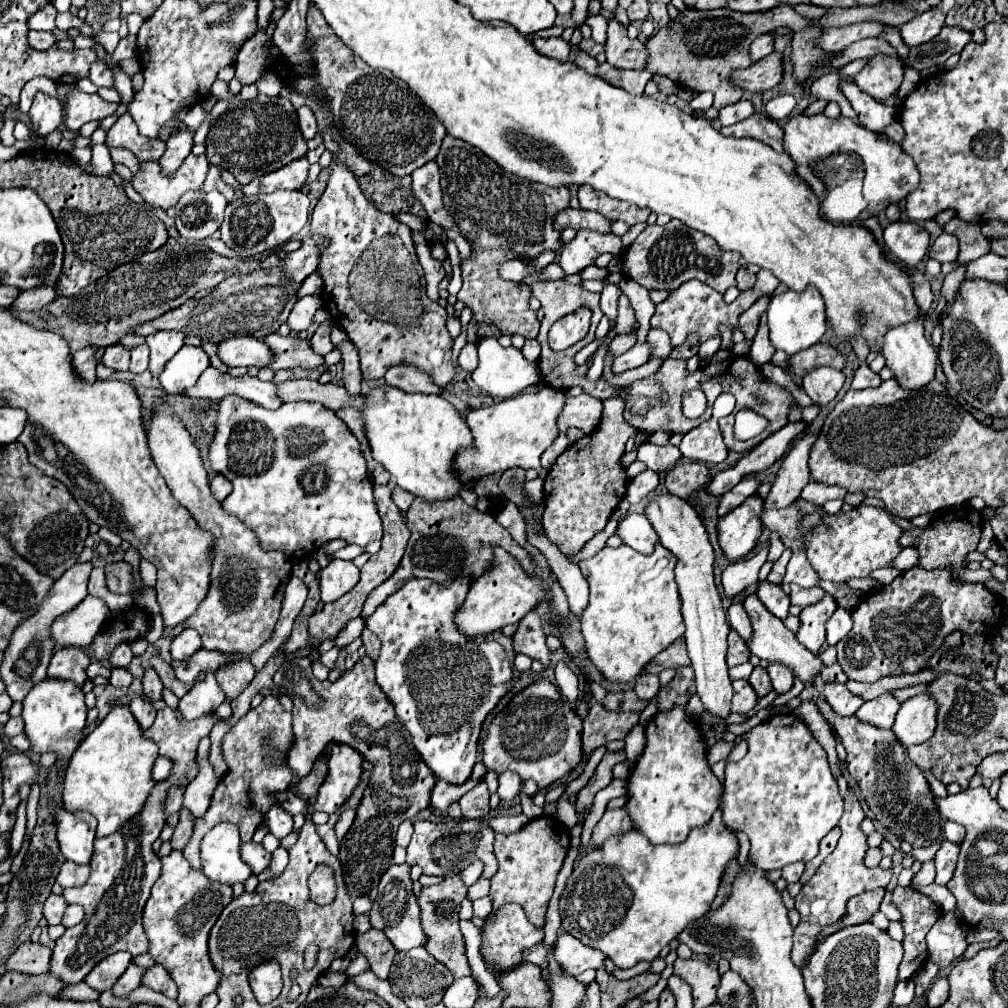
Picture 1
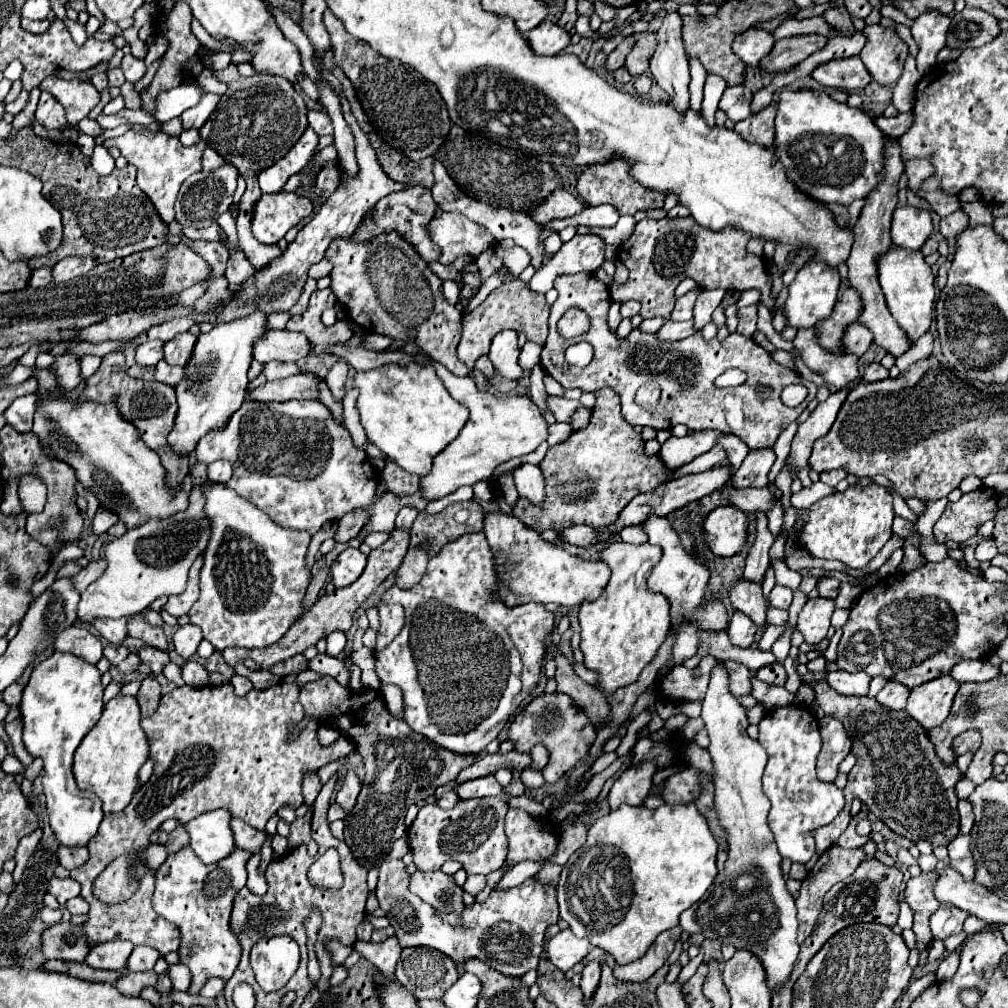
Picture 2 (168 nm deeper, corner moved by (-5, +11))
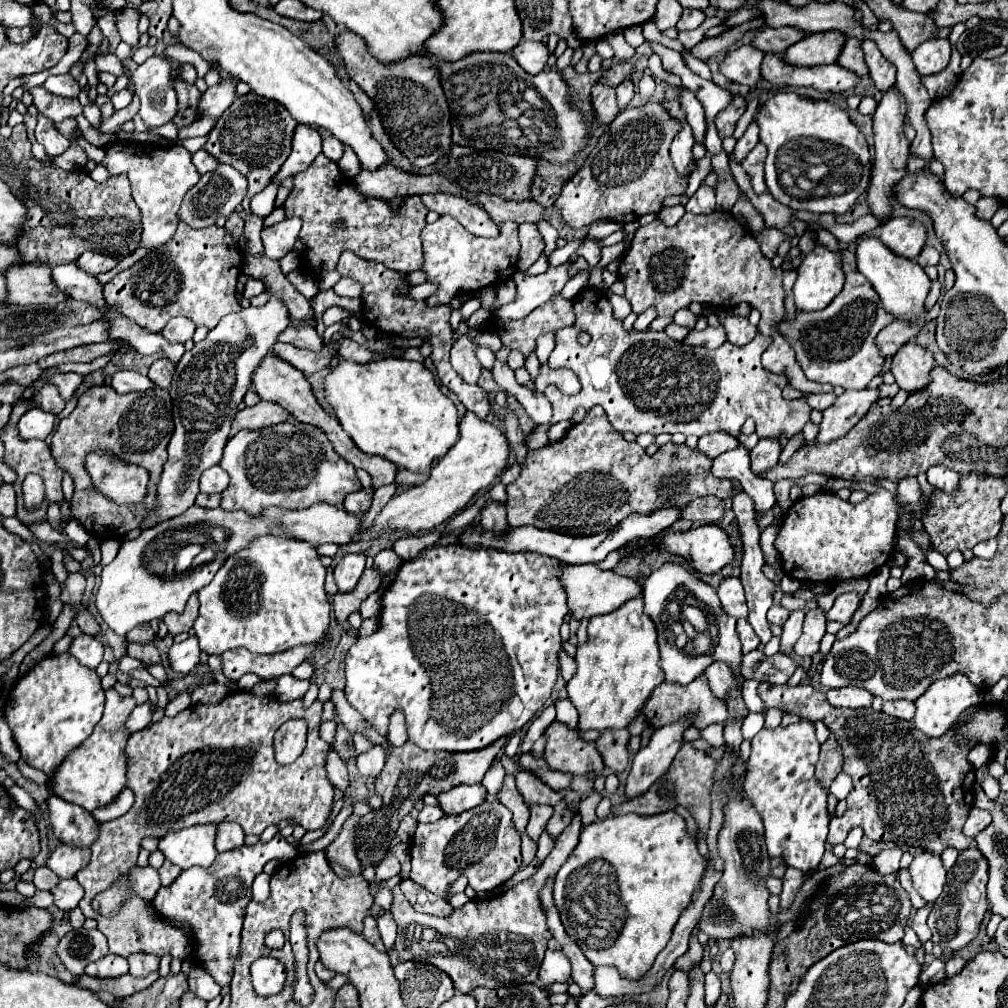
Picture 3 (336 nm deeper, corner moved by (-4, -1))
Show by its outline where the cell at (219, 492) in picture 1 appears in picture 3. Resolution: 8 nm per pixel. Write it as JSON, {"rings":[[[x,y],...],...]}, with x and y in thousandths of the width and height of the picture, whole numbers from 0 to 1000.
{"rings":[[[210,462],[206,464],[200,474],[198,474],[198,486],[204,488],[204,490],[210,490],[210,488],[220,488],[224,482],[226,482],[226,470],[218,464],[218,462]]]}

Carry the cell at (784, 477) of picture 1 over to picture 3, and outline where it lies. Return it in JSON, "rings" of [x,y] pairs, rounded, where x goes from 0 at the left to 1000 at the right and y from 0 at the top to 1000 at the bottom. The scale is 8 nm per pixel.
{"rings":[[[839,387],[829,395],[829,399],[815,409],[815,419],[812,423],[812,433],[806,440],[823,440],[837,433],[871,397],[871,387]]]}

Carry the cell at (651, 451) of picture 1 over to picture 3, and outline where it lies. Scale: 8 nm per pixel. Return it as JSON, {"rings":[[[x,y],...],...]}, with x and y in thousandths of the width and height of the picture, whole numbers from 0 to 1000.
{"rings":[[[718,429],[698,431],[692,438],[692,446],[696,450],[700,450],[702,454],[710,454],[722,446],[730,446],[732,442],[734,442],[734,438],[730,435],[726,435],[724,431],[718,431]]]}

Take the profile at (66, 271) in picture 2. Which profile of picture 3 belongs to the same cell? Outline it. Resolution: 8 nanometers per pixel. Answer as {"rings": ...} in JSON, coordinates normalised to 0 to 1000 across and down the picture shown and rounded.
{"rings":[[[87,250],[87,252],[81,252],[81,254],[75,258],[75,262],[77,262],[79,268],[83,268],[85,272],[97,274],[97,272],[103,272],[103,270],[111,268],[111,266],[117,262],[117,258],[115,258],[115,256],[107,256],[107,254],[103,254],[103,252],[91,252],[91,250]]]}

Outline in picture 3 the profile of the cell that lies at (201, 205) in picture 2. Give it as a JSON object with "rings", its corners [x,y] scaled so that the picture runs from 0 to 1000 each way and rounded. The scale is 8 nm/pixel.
{"rings":[[[218,163],[212,171],[202,173],[198,181],[183,192],[183,198],[177,208],[177,218],[187,222],[188,226],[212,224],[218,214],[228,214],[234,208],[234,204],[240,202],[242,192],[244,192],[244,177],[234,167],[226,163]]]}

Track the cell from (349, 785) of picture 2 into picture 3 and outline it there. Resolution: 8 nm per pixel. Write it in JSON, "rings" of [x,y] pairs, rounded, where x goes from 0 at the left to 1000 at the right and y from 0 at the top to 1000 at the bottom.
{"rings":[[[329,744],[329,748],[325,748],[323,766],[325,766],[325,774],[329,776],[331,782],[335,782],[337,786],[343,786],[347,782],[347,772],[345,772],[343,758],[331,744]]]}

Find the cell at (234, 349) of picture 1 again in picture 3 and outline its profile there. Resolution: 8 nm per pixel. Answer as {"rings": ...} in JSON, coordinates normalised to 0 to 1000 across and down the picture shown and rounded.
{"rings":[[[274,339],[274,343],[270,345],[270,351],[276,353],[278,357],[290,361],[292,365],[296,365],[302,373],[308,373],[315,367],[321,367],[325,363],[325,351],[331,351],[333,347],[335,347],[333,341],[323,341],[321,351],[310,351],[308,347],[300,347],[290,341]]]}

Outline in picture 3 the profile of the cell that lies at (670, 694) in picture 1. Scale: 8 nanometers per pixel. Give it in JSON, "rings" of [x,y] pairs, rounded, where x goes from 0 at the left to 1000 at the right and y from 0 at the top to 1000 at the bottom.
{"rings":[[[556,645],[556,669],[562,677],[571,669],[571,657],[560,645]]]}

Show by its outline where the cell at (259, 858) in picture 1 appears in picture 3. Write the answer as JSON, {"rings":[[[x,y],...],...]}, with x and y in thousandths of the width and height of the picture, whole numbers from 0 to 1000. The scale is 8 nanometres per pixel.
{"rings":[[[220,815],[216,817],[216,829],[214,829],[214,843],[216,845],[226,845],[232,841],[242,839],[242,825],[234,817]]]}

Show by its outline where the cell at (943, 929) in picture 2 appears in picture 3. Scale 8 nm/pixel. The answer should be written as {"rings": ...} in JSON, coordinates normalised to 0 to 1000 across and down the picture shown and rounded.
{"rings":[[[962,839],[956,845],[952,845],[948,857],[940,863],[940,879],[937,881],[937,887],[927,897],[927,903],[921,911],[921,919],[925,923],[925,935],[929,938],[954,942],[970,929],[970,919],[974,915],[976,905],[980,903],[978,875],[980,875],[980,857],[976,855],[972,843]]]}

